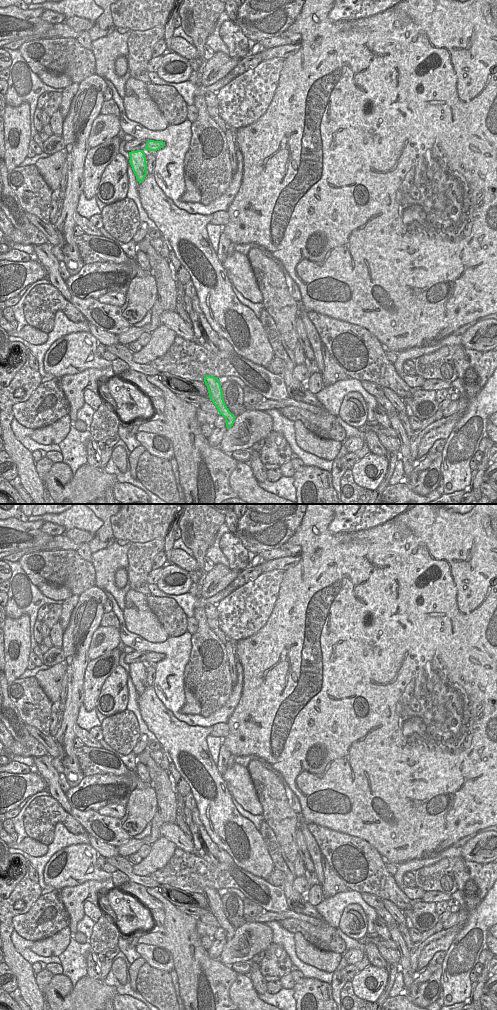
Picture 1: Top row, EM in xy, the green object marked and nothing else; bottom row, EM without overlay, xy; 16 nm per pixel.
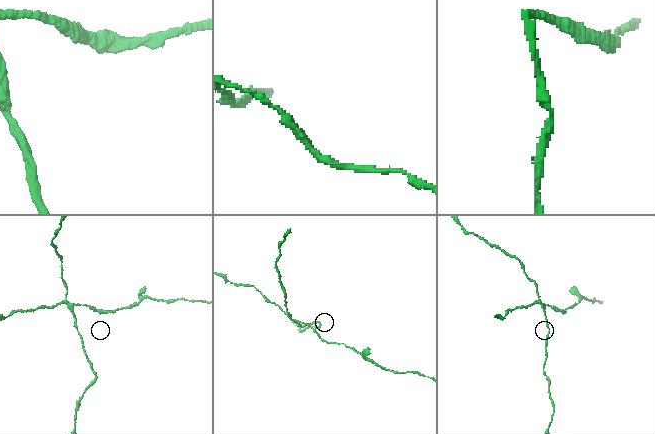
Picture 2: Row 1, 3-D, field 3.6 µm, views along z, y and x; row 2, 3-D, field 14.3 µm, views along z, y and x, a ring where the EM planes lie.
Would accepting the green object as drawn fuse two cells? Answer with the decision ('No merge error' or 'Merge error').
Merge error.

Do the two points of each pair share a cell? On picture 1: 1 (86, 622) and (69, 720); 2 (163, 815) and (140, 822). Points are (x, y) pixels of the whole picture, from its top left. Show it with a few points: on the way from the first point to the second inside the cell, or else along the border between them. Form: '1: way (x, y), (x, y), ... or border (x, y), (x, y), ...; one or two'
1: way (72, 646), (74, 655), (74, 696); one
2: border (156, 795), (156, 813), (150, 822); two

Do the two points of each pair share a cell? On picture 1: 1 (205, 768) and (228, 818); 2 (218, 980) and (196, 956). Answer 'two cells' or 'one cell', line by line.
1: one cell
2: one cell

